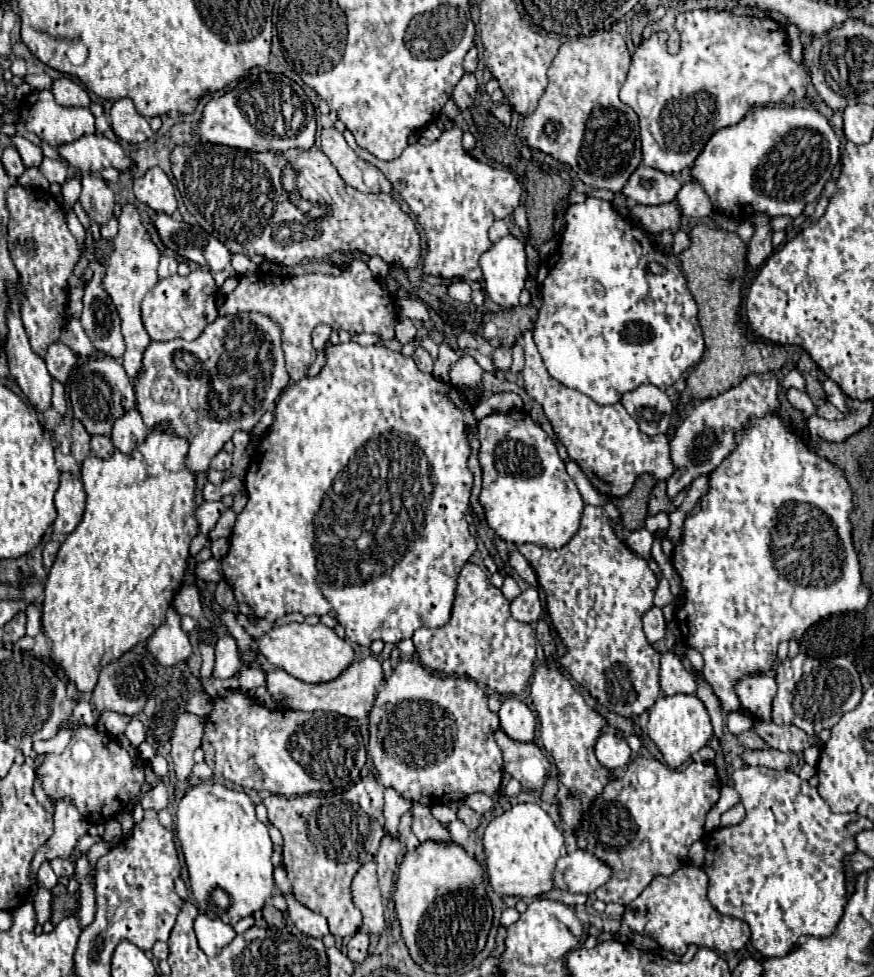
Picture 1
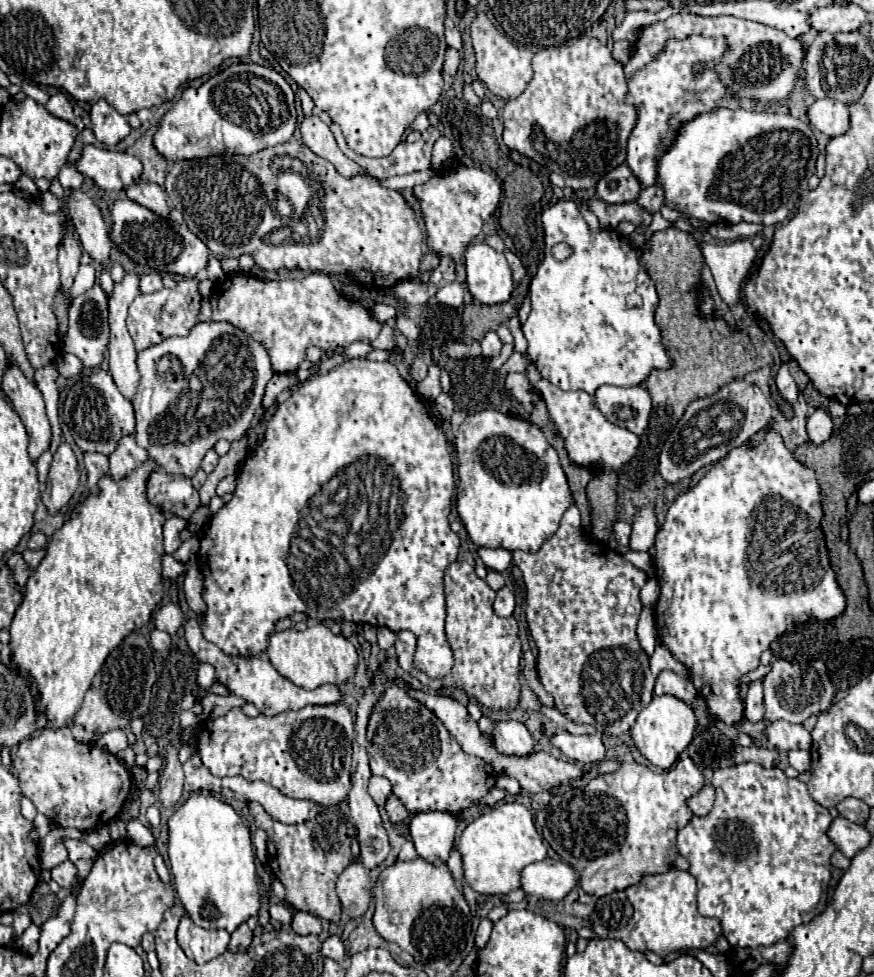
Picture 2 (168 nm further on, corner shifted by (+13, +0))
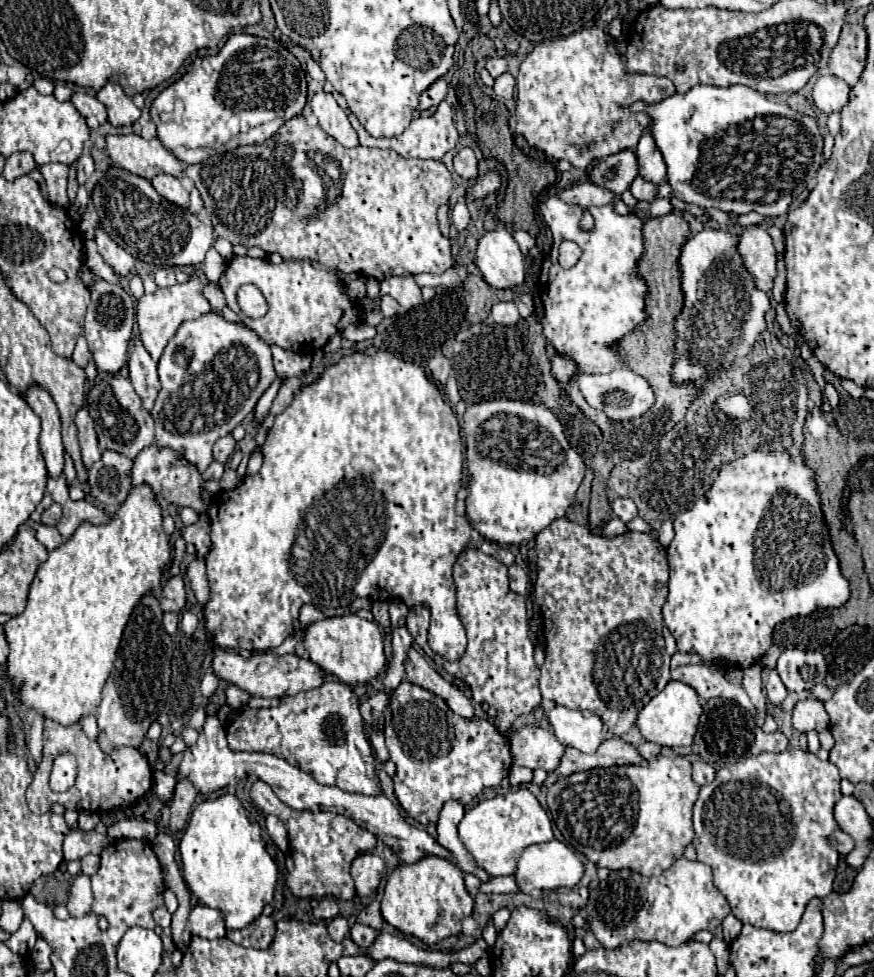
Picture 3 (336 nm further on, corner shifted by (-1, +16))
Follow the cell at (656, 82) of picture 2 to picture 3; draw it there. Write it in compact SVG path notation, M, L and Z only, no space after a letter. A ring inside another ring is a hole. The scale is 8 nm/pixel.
M646 130L636 146L636 160L638 160L638 176L648 182L660 184L666 178L666 164L660 150L654 144L652 134Z

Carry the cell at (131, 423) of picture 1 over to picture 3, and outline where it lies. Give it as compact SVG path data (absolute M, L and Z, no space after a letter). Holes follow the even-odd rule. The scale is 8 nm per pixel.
M156 444L144 448L136 460L134 460L134 468L132 468L132 484L148 484L152 488L152 492L156 494L156 498L164 498L166 502L178 504L178 506L188 506L192 510L196 510L198 514L206 514L208 512L208 504L200 498L200 488L204 486L202 474L184 458L180 458L178 452L170 450L170 448L160 448Z

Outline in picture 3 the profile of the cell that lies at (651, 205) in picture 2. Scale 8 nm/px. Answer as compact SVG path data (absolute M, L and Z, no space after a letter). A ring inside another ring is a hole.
M636 176L634 182L632 182L632 186L630 186L630 192L634 194L636 200L648 200L648 202L652 202L656 198L656 188L658 188L658 184L646 182L640 176Z

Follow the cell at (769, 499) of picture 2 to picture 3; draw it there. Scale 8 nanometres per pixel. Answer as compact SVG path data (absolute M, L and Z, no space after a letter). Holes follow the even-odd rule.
M752 452L748 456L742 456L734 460L732 464L724 464L720 468L718 478L710 486L710 490L700 498L690 510L682 512L674 520L674 530L676 536L668 546L668 562L670 562L670 580L668 580L668 598L662 606L662 616L664 616L664 626L670 630L670 634L676 640L678 652L692 652L702 656L708 662L718 662L724 660L730 668L748 668L756 664L764 652L772 644L772 630L780 620L788 620L794 616L806 616L818 608L838 608L846 604L850 588L848 580L840 574L838 558L832 550L828 528L824 522L820 498L818 498L818 486L814 480L814 472L804 464L804 460L792 460L786 452Z

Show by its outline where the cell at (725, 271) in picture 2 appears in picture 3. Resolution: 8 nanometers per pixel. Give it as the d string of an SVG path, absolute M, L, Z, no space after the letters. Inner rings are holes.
M762 226L746 228L740 234L738 252L742 254L748 272L756 278L756 286L770 292L776 276L776 250L768 232Z

